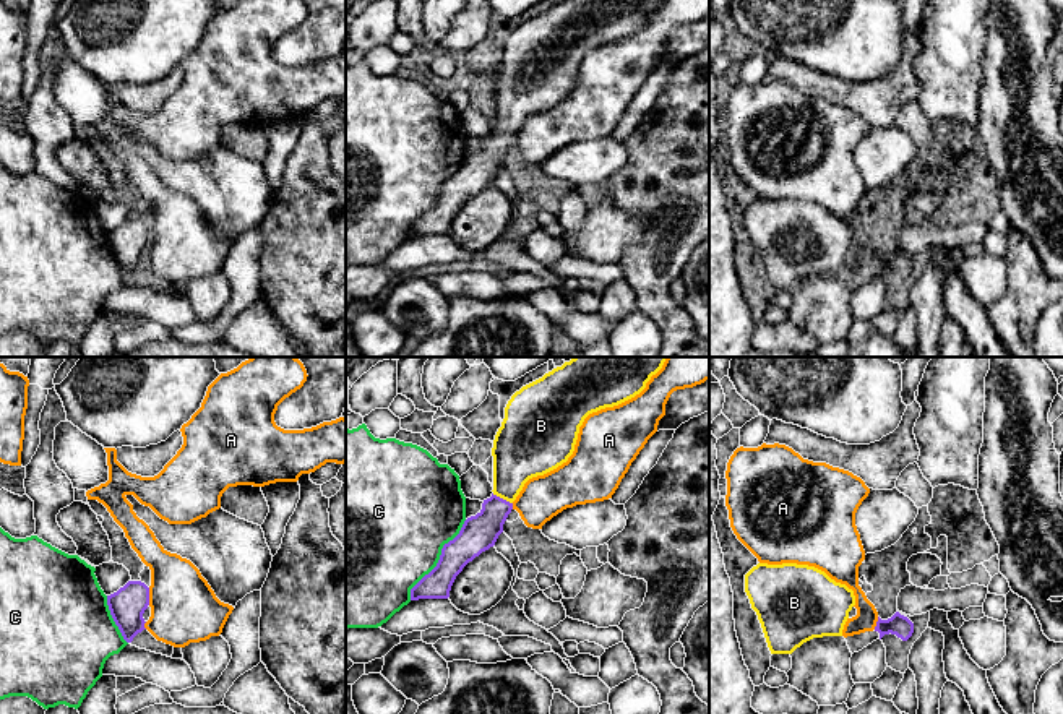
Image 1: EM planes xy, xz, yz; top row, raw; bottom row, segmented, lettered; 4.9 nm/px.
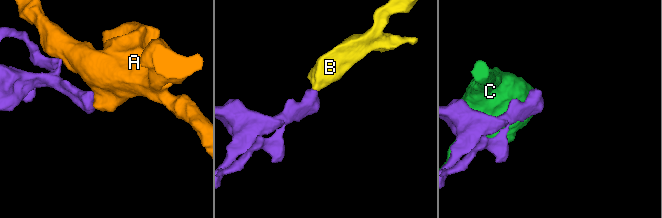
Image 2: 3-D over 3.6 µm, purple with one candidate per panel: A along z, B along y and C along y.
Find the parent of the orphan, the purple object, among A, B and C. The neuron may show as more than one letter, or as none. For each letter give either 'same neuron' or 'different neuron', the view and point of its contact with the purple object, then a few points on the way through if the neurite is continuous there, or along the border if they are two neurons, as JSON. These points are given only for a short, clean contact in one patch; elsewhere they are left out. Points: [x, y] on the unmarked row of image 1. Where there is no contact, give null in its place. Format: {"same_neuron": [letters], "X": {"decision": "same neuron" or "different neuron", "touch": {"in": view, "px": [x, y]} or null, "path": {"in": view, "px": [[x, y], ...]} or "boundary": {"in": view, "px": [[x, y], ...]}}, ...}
{"same_neuron": ["B"], "A": {"decision": "different neuron", "touch": {"in": "xy", "px": [148, 232]}, "boundary": {"in": "xy", "px": [[148, 224], [150, 240]]}}, "B": {"decision": "same neuron", "touch": {"in": "xz", "px": [502, 135]}, "path": {"in": "xz", "px": [[479, 169], [489, 159], [502, 135], [520, 88]]}}, "C": {"decision": "different neuron", "touch": {"in": "xz", "px": [440, 195]}}}

